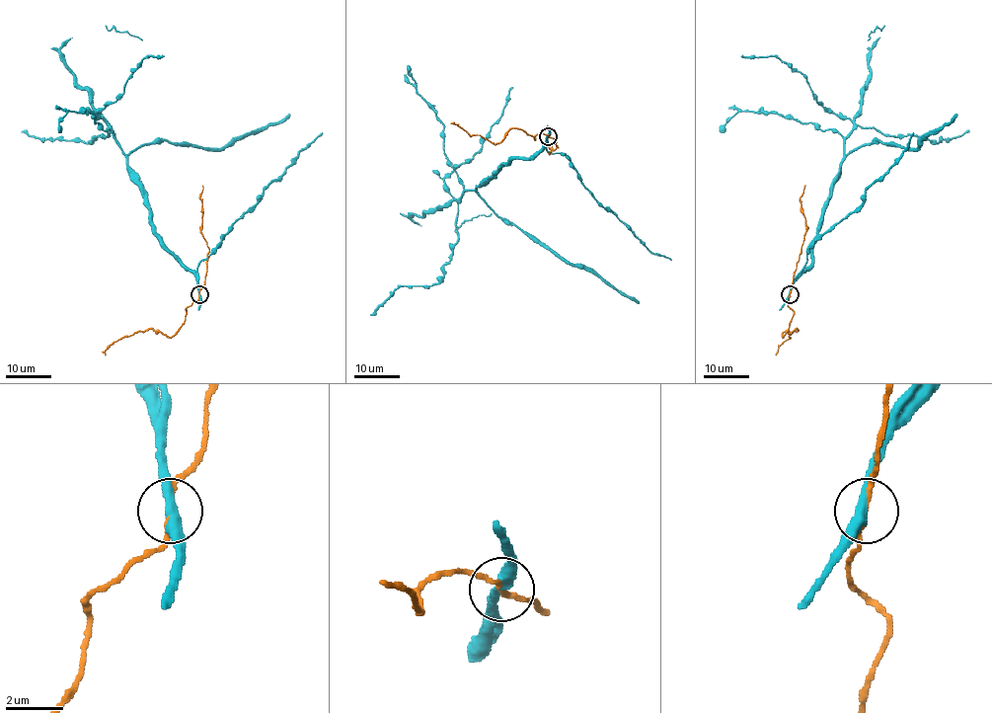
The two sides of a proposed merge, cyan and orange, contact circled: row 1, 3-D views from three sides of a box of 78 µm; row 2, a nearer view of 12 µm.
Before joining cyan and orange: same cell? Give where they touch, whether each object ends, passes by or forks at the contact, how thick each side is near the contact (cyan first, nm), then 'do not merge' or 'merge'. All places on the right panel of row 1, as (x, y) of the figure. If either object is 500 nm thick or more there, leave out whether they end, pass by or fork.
place (790, 294); cyan passes by; orange passes by; calibres 360 and 140 nm; do not merge

